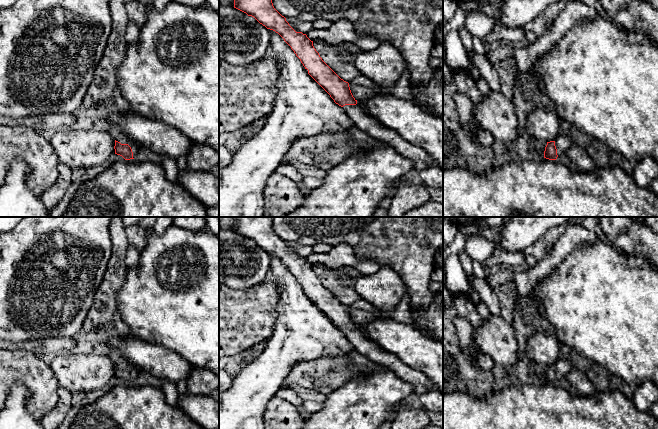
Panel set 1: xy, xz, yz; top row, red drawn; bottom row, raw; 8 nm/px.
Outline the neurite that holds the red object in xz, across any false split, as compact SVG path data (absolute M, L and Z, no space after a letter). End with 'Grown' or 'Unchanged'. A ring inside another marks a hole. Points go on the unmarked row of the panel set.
M233 217L234 232L254 241L260 248L267 253L278 257L284 265L291 271L301 287L308 294L308 298L330 319L336 328L341 330L349 342L354 346L357 352L365 355L368 359L379 366L391 369L395 375L414 386L414 392L418 395L437 389L435 383L429 379L423 372L412 368L403 363L395 354L385 351L376 343L368 339L365 334L357 328L353 321L349 307L341 303L320 281L306 258L296 256L273 230L271 217Z. Grown

